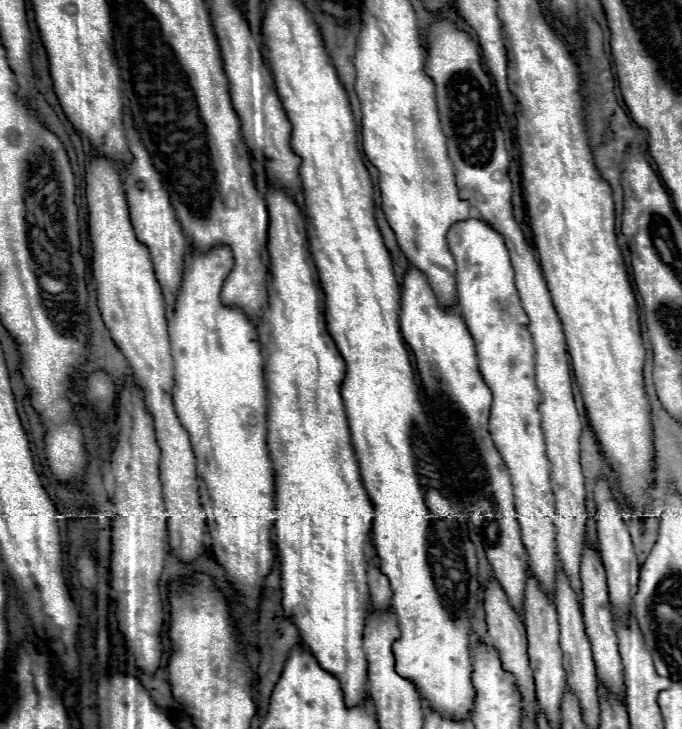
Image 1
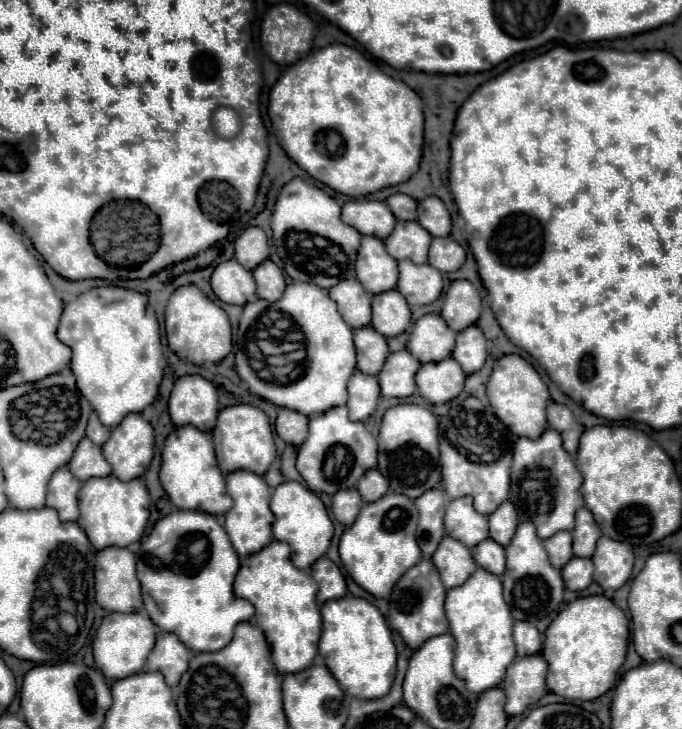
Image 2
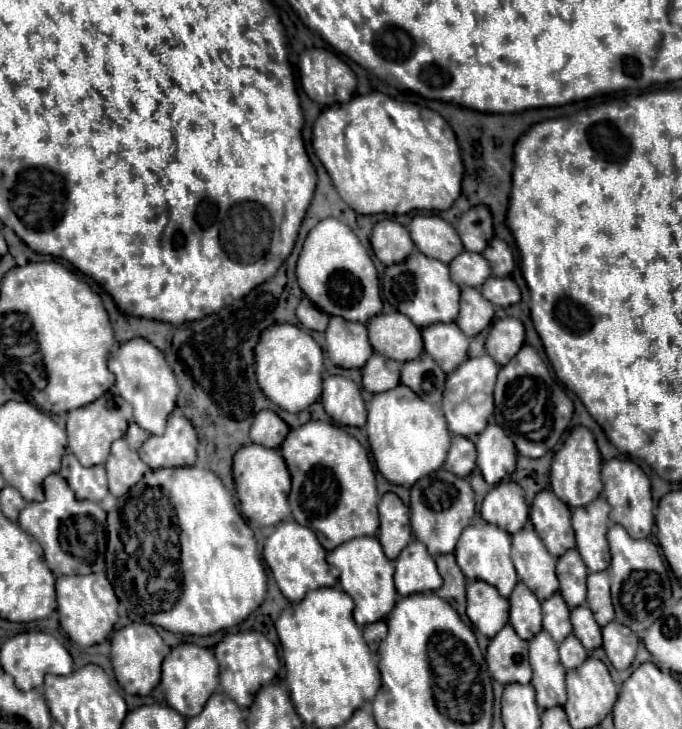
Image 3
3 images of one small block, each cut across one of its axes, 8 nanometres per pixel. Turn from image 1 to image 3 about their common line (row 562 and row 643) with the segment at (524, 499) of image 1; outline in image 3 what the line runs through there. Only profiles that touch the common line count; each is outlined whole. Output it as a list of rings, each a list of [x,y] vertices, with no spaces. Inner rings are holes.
[[[544,630],[530,640],[530,666],[534,672],[532,686],[536,690],[538,706],[540,708],[564,706],[566,670],[564,666],[560,666],[558,644],[552,642],[552,636]]]

